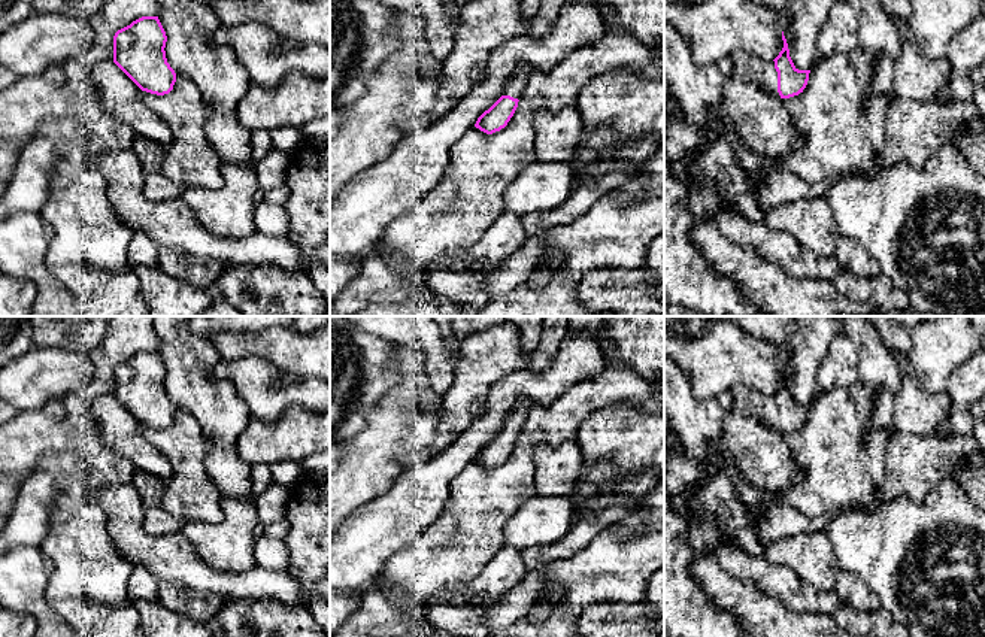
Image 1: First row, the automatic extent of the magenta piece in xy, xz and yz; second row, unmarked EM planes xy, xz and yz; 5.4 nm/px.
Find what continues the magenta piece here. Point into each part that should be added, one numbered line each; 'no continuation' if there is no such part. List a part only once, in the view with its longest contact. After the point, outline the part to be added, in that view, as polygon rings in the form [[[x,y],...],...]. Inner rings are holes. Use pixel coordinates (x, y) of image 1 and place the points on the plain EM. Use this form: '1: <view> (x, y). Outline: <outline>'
1: yz (748, 402). Outline: [[[742,385],[734,386],[730,392],[734,397],[734,412],[749,415],[775,430],[779,430],[775,395],[761,394]]]

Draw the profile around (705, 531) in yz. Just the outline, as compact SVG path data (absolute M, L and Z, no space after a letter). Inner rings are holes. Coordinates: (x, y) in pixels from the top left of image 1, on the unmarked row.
M719 473L710 477L707 483L691 497L691 507L682 515L687 519L690 546L701 556L712 553L715 546L725 537L731 537L739 547L751 555L764 555L764 549L770 542L787 536L813 536L824 533L827 524L842 512L852 512L852 509L842 509L810 518L794 507L776 501L775 494L766 494L764 513L755 527L736 497L736 477Z

